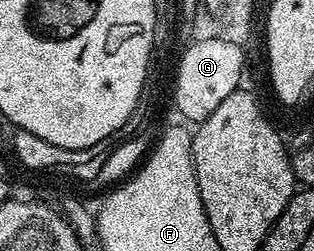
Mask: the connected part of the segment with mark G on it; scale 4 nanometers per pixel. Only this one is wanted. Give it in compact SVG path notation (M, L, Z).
M196 39L181 54L177 62L177 79L173 82L173 102L189 124L199 124L227 100L242 85L241 73L247 60L232 44L222 39Z

